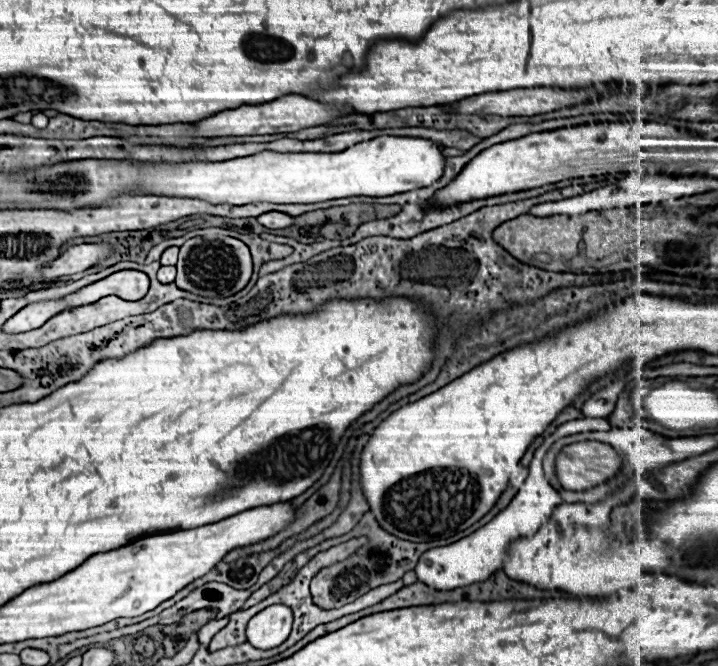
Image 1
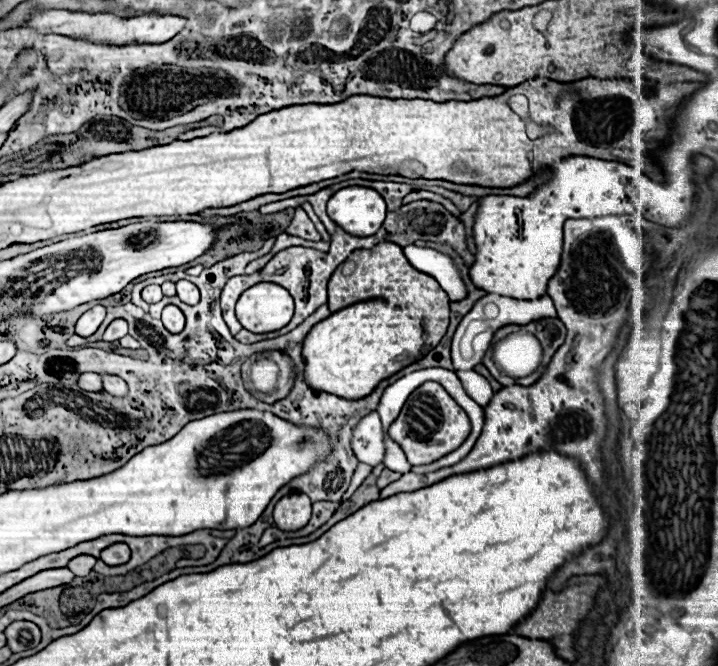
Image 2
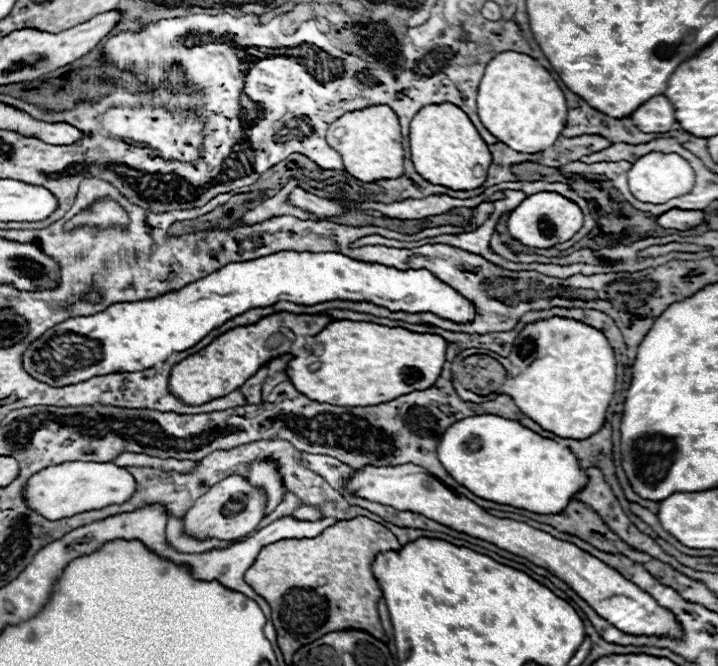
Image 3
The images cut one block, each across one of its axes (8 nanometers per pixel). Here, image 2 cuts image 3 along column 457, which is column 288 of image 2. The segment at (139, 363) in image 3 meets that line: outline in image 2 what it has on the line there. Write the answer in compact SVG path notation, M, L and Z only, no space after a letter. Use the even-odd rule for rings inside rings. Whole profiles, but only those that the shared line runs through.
M258 282L250 286L236 304L240 324L254 334L280 330L290 322L292 314L294 300L288 290L276 282Z

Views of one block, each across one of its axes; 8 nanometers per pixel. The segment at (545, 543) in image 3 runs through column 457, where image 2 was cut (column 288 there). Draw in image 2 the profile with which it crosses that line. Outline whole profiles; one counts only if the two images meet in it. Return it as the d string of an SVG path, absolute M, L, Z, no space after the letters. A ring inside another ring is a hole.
M290 494L276 502L274 522L280 530L298 530L310 520L310 498L306 494Z

